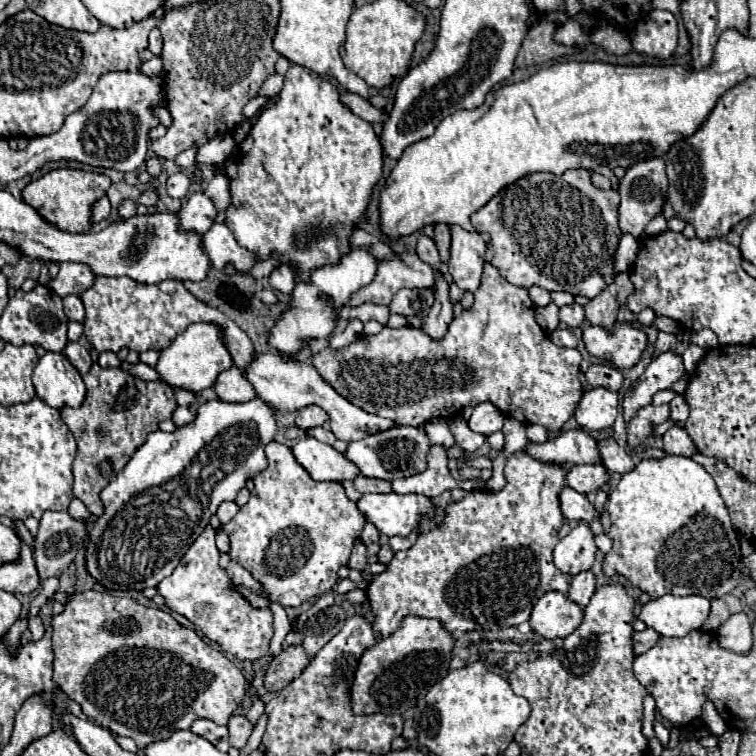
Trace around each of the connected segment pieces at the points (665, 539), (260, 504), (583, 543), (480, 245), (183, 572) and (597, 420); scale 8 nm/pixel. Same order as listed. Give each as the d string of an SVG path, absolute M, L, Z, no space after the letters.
M667 455L665 459L639 461L637 467L629 475L623 475L619 485L609 493L607 511L611 517L611 529L607 535L611 537L613 547L603 559L605 577L621 573L633 587L645 591L651 599L659 599L665 593L719 599L739 585L739 537L731 525L727 507L713 483L713 477L689 457Z
M271 441L265 447L265 453L269 465L253 477L255 487L249 501L229 523L221 525L221 531L229 535L229 557L243 565L259 583L263 583L271 601L281 603L283 607L299 607L311 597L331 591L331 587L337 583L337 571L341 565L347 565L353 545L363 531L365 517L357 503L345 495L341 483L313 481L309 473L297 463L287 445Z
M581 521L567 537L563 537L555 551L553 561L561 573L577 575L581 571L589 571L595 561L597 545L593 541L593 533L589 529L589 523Z
M451 225L451 259L449 273L457 287L463 291L477 291L483 271L485 241L477 231L465 231L459 225Z
M207 525L183 555L175 571L165 577L157 589L171 611L185 615L197 629L203 631L203 635L207 635L209 641L219 643L225 653L231 653L239 661L257 661L267 655L269 641L273 637L273 613L269 609L253 607L231 583L225 569L219 567L215 533L217 531Z
M597 387L583 393L575 409L575 419L579 427L585 431L603 431L613 425L617 417L617 407L619 407L617 393Z

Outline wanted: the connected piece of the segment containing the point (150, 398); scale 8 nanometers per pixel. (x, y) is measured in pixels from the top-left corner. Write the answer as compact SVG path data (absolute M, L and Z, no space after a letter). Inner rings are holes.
M97 363L83 377L87 397L79 409L61 409L61 417L77 441L77 457L73 461L73 495L85 503L91 515L103 515L99 493L127 465L135 449L139 449L159 423L171 419L177 409L173 389L161 381L143 381L119 369L103 369ZM137 439L137 445L135 445Z

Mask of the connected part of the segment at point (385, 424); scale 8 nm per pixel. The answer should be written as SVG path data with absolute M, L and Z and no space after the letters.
M259 355L249 369L245 371L247 379L251 381L251 385L257 391L257 397L261 401L265 401L269 407L273 407L275 411L281 413L289 413L289 411L297 411L303 409L305 405L319 405L321 409L325 409L329 413L329 429L333 431L333 435L337 439L343 441L357 441L363 439L367 435L385 431L395 427L397 423L391 419L383 419L379 415L371 415L359 407L355 407L353 403L349 403L345 397L341 397L333 387L329 387L319 375L317 371L313 371L313 365L309 361L297 361L297 359L287 359L283 355Z

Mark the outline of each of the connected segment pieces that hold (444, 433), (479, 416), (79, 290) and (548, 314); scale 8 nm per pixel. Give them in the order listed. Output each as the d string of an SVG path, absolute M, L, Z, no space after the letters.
M431 419L425 427L427 427L425 431L427 431L427 437L429 437L431 445L441 445L445 449L455 445L453 437L449 435L451 431L449 431L449 427L447 427L447 423L443 419Z
M479 403L473 409L473 415L469 419L469 427L475 433L491 435L495 431L501 431L505 423L505 415L493 405L493 403Z
M61 263L57 279L49 281L49 289L59 297L83 295L95 281L93 271L83 263Z
M551 303L547 307L537 307L535 309L535 319L537 319L537 323L541 325L541 329L545 333L553 333L557 329L557 325L559 325L557 311L559 311L559 307L555 303Z

